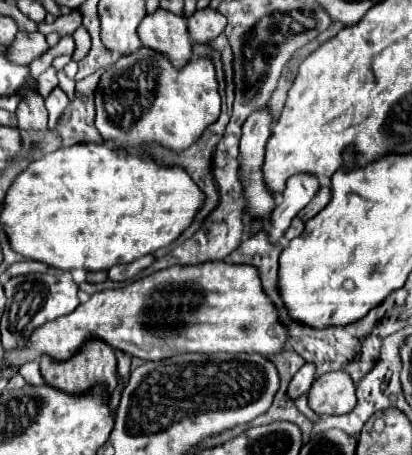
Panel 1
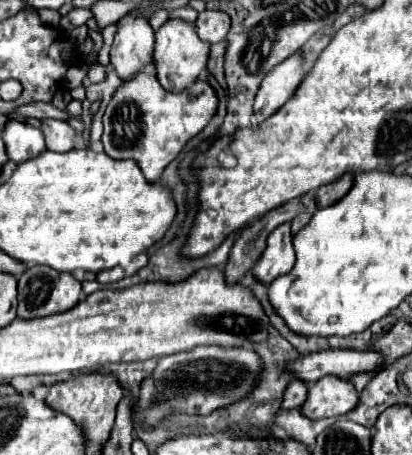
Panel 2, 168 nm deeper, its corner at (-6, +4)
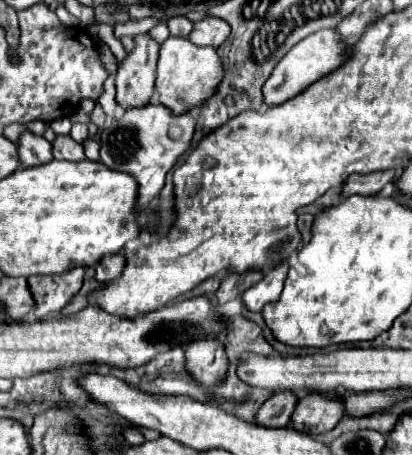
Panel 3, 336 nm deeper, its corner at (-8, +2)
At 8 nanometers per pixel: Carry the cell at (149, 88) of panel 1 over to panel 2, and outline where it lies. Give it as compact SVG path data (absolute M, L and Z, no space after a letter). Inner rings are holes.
M150 63L142 73L138 73L138 77L126 81L108 103L102 135L104 153L112 159L134 159L146 181L156 183L166 165L172 163L184 149L188 139L198 135L208 125L216 107L218 97L208 83L196 81L182 93L170 93L162 89L156 79L154 63Z

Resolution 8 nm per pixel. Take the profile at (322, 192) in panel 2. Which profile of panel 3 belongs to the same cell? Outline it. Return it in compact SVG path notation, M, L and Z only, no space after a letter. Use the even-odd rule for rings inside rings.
M376 171L372 175L350 175L344 185L342 185L342 197L350 197L350 195L374 195L380 193L382 187L392 181L394 171Z

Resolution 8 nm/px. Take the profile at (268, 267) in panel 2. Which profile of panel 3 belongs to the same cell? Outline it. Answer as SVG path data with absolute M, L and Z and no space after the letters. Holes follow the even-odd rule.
M282 261L280 265L276 265L272 271L268 271L262 281L258 281L256 285L252 285L250 289L244 291L242 301L250 311L262 311L262 307L270 301L276 301L282 293L284 281L288 275L288 261Z

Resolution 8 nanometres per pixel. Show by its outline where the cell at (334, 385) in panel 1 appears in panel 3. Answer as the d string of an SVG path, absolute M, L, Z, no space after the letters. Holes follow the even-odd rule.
M312 391L298 401L292 423L296 431L316 435L332 429L342 417L344 401L340 401L340 397Z

